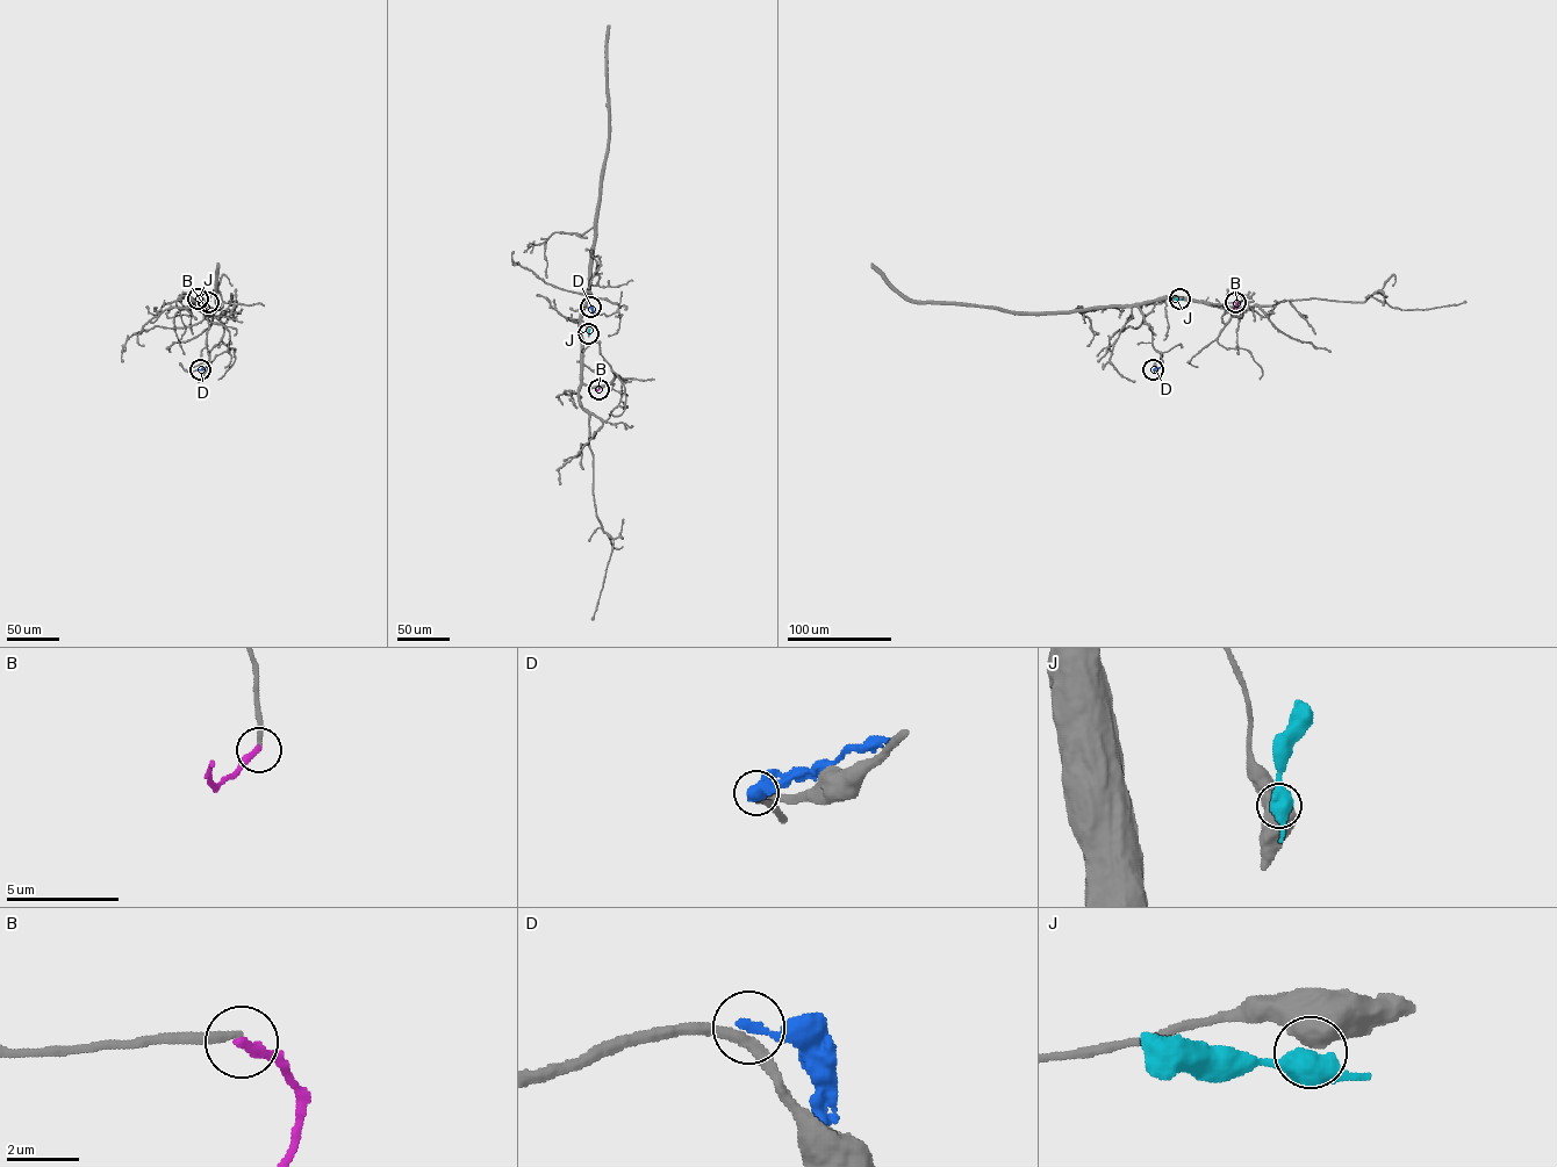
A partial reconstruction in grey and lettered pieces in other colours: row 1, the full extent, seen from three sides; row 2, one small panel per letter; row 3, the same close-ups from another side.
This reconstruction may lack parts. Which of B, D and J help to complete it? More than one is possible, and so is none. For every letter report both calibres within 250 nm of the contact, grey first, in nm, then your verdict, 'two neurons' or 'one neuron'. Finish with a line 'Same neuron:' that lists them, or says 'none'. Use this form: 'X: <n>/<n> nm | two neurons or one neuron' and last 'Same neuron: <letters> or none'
B: 240/300 nm | two neurons
D: 320/220 nm | two neurons
J: 750/550 nm | two neurons
Same neuron: none

